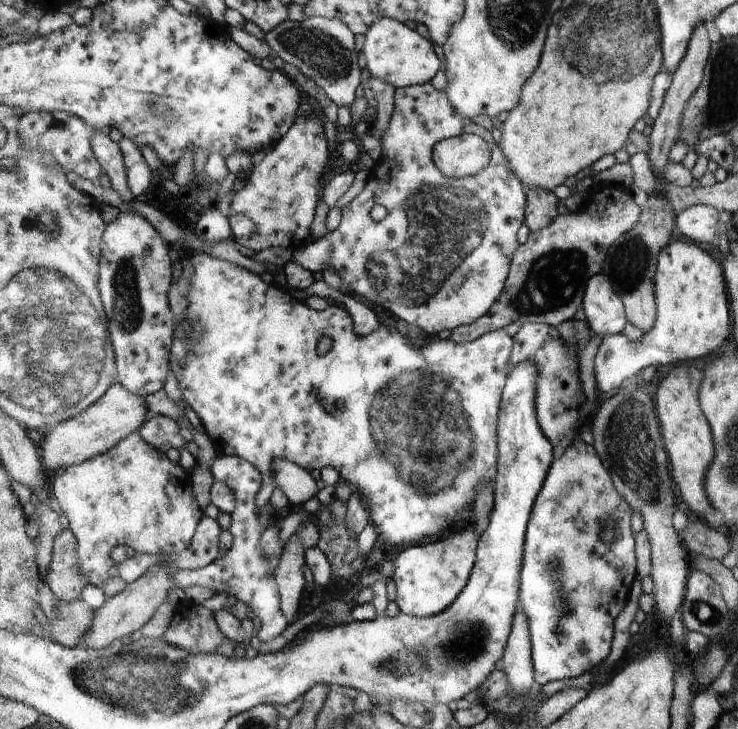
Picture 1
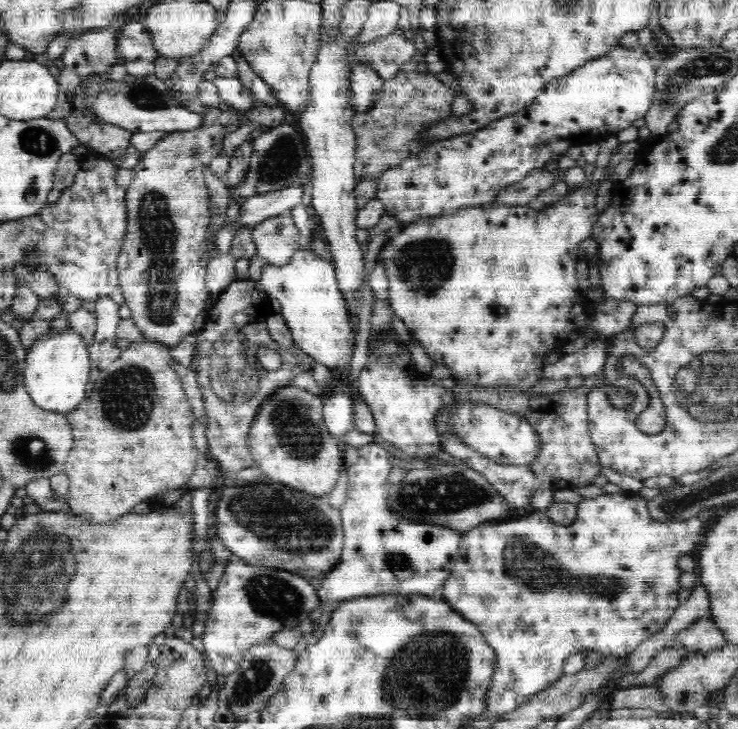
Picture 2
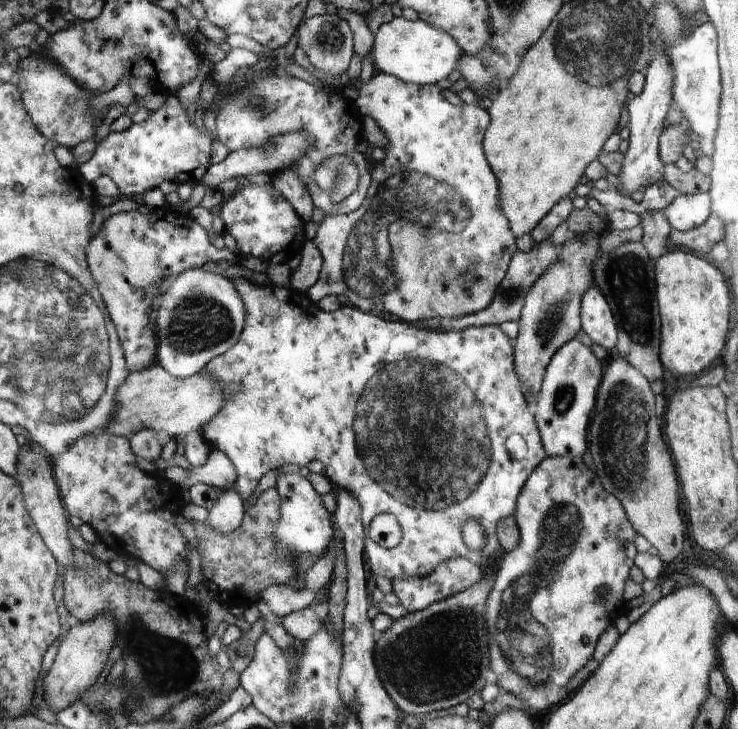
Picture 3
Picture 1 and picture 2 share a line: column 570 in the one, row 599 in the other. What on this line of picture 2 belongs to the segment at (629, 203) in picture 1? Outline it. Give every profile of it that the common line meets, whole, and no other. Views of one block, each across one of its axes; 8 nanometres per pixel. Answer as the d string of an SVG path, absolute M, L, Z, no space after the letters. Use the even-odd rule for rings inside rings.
M233 559L225 566L212 596L212 607L201 638L210 668L222 676L238 669L249 648L267 643L277 632L298 627L321 603L306 576L274 567L254 566L241 559Z

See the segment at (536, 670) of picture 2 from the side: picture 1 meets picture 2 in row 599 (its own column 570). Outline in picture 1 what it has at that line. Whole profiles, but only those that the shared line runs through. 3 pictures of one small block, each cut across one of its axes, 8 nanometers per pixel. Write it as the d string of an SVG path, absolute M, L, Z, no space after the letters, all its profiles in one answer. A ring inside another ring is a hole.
M576 440L557 454L549 474L538 493L528 524L526 566L522 571L522 608L530 620L533 668L536 685L552 680L576 678L601 665L610 654L610 640L614 634L614 620L626 606L626 594L636 580L634 534L630 530L632 507L614 486L610 471L584 440ZM603 528L616 532L612 542L600 538Z

